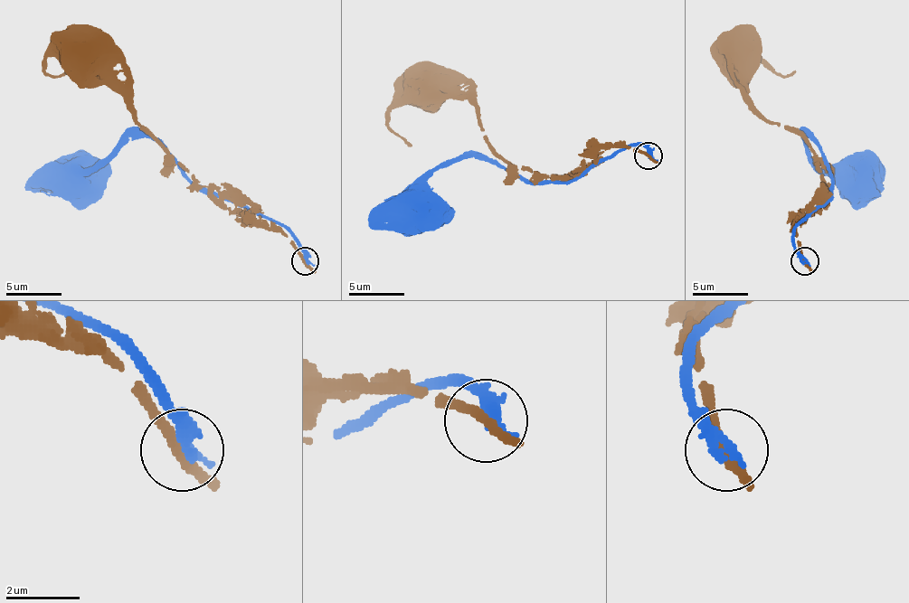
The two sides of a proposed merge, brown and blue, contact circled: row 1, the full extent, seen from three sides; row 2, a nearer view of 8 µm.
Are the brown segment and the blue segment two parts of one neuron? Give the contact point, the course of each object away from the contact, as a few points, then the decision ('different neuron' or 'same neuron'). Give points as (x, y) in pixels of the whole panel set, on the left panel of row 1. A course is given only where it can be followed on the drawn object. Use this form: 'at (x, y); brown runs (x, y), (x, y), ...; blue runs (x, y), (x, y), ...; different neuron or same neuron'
at (305, 260); brown runs (306, 261), (292, 240), (261, 220), (248, 203), (203, 187), (139, 126), (112, 65), (101, 54), (81, 54); blue runs (306, 261), (286, 230), (228, 198), (206, 195), (148, 137), (123, 140), (87, 170), (65, 164), (73, 178); different neuron

